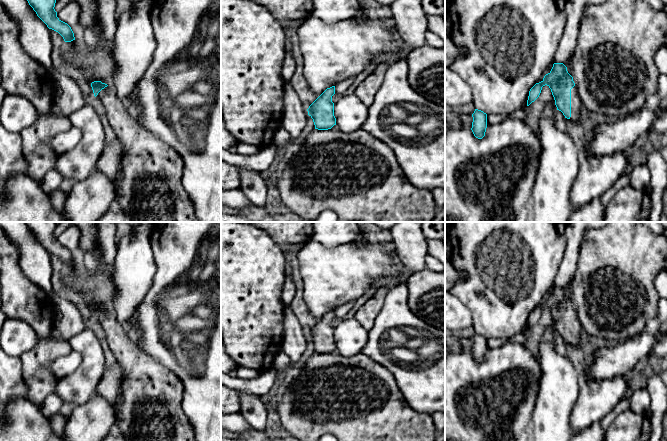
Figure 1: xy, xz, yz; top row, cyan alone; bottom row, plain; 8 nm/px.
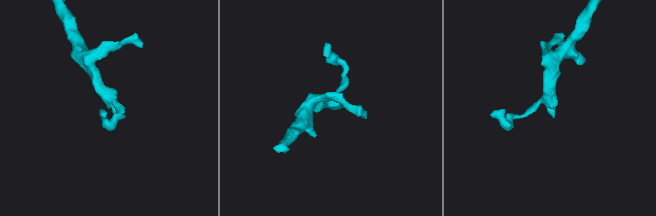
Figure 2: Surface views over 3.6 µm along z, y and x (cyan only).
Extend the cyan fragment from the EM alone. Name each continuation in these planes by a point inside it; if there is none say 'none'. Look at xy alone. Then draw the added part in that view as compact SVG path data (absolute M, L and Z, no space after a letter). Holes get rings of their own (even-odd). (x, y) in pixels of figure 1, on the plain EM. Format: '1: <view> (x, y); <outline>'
1: xy (151, 409); M113 310L102 313L96 322L102 326L114 358L123 370L122 402L117 413L121 433L130 441L197 441L182 409L181 379L129 339L127 328L117 321Z

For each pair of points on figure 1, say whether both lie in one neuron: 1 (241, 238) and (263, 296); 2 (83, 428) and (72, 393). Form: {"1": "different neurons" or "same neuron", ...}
{"1": "same neuron", "2": "different neurons"}

